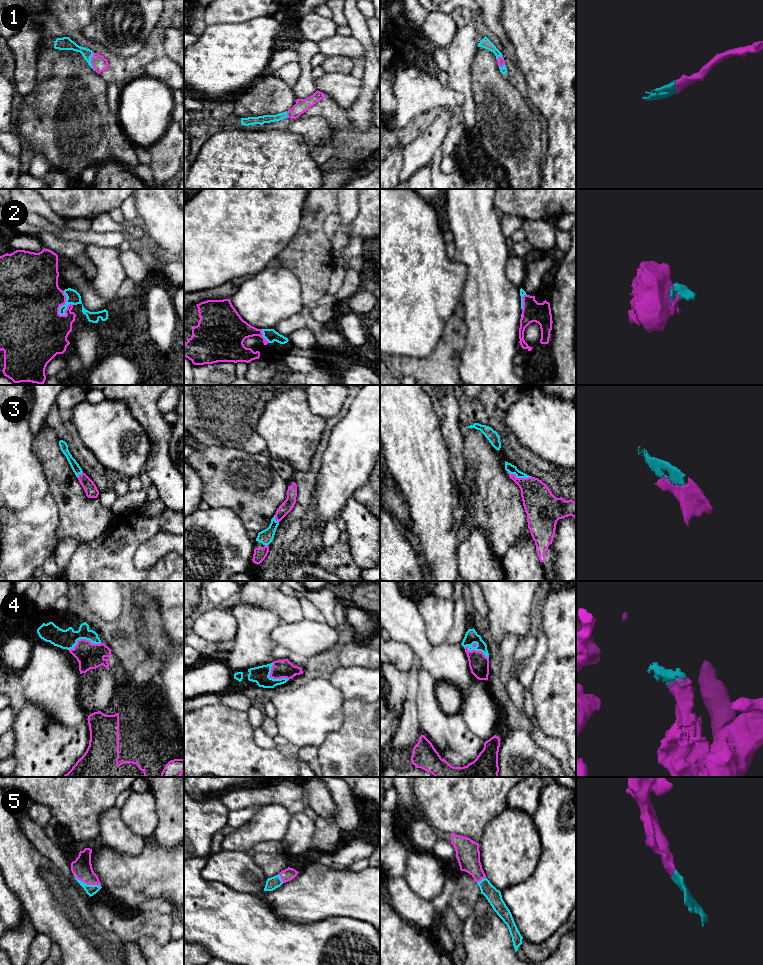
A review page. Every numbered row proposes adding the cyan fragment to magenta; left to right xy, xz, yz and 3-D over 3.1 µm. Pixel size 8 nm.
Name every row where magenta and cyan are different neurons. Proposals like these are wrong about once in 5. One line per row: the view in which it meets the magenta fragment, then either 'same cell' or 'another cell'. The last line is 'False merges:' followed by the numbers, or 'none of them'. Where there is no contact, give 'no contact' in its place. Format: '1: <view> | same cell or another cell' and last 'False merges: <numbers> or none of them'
1: xy | same cell
2: xy | same cell
3: yz | same cell
4: xy | same cell
5: xy | same cell
False merges: none of them

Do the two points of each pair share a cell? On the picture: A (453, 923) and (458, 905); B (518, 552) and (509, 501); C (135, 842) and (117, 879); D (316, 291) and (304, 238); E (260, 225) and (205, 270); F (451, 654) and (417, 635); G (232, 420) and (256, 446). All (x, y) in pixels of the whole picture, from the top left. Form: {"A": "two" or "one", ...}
{"A": "two", "B": "two", "C": "two", "D": "one", "E": "one", "F": "one", "G": "one"}

